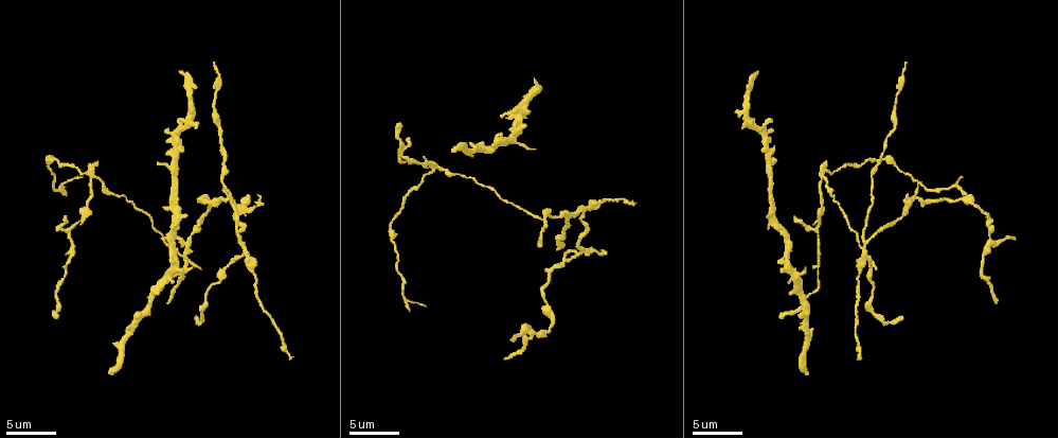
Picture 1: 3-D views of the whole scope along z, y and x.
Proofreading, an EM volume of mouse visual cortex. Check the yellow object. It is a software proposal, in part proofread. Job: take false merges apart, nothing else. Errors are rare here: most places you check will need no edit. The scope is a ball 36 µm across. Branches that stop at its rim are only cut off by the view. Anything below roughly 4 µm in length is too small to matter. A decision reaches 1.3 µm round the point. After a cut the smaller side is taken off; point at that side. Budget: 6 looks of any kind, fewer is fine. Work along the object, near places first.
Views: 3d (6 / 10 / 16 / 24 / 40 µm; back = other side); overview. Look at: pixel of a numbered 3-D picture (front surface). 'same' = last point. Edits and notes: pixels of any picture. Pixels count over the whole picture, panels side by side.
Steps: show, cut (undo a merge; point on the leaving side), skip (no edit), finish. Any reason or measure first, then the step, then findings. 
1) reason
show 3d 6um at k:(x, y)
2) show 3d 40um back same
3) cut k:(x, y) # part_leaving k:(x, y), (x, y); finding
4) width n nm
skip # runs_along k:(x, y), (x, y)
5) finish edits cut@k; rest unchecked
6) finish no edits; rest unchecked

show 3d 6um at 1:(864, 251)

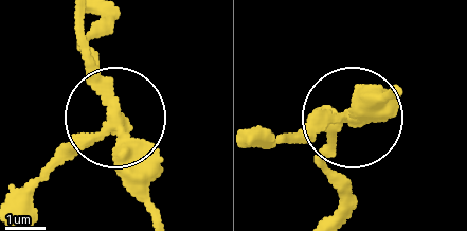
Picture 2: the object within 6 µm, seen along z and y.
arms 3
skip # continuous, no second neuron

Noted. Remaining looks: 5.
arms run side by side
show 3d 10um at 1:(579, 251)

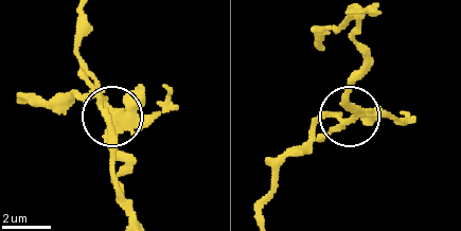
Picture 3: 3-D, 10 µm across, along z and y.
show 3d 6um at 3:(350, 120)

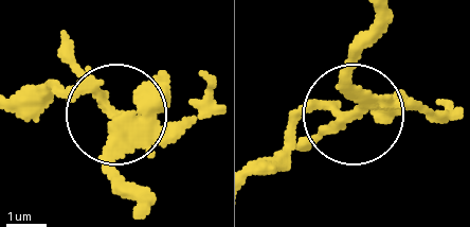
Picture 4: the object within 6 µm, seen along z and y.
width 320 nm
skip # continuous, no second neuron

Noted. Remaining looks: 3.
four-way junction
show 3d 16um at 1:(90, 177)

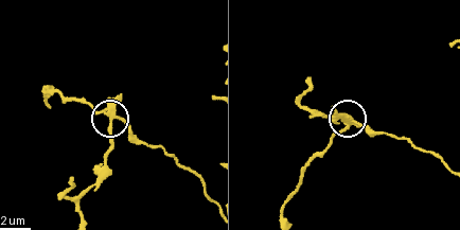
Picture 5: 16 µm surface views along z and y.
cut 5:(96, 112) # part_leaving 5:(110, 114), (65, 100), (56, 92), (46, 92), (46, 100); a second neuron is stuck on

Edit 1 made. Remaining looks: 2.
finish edits cut@5; rest unchecked

